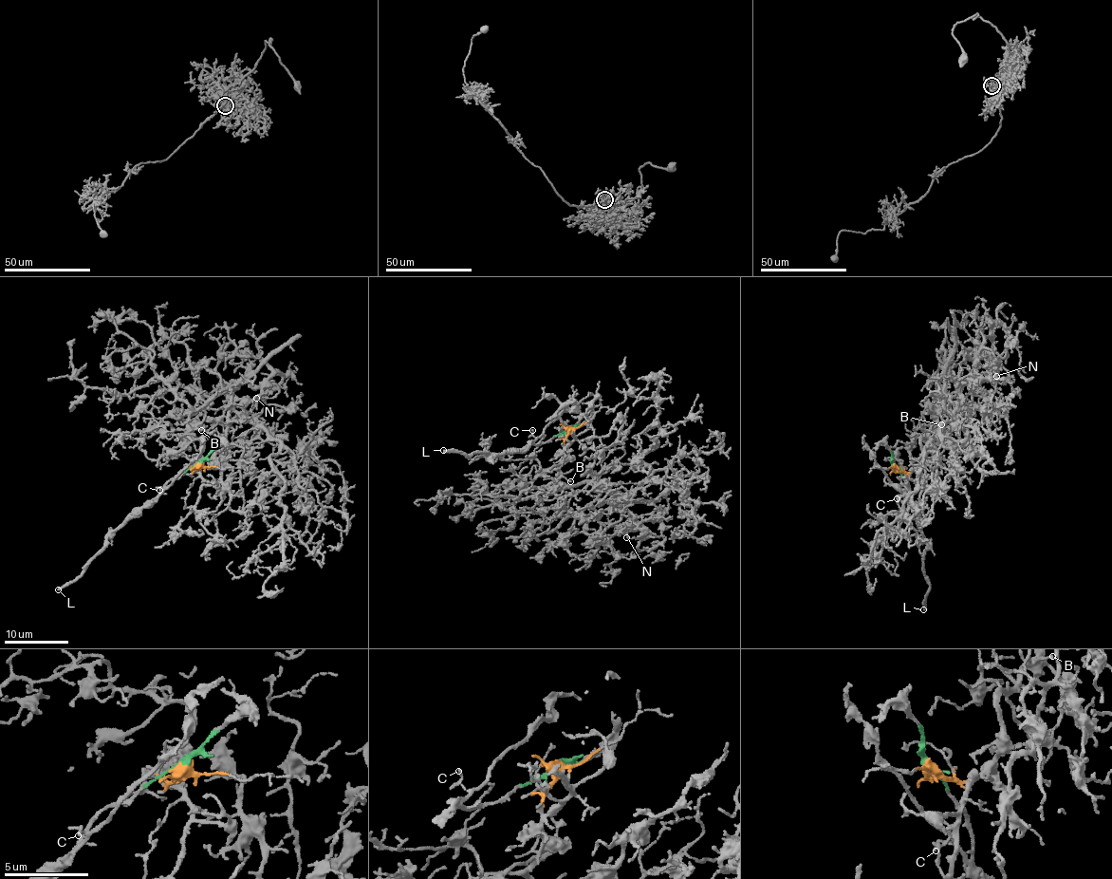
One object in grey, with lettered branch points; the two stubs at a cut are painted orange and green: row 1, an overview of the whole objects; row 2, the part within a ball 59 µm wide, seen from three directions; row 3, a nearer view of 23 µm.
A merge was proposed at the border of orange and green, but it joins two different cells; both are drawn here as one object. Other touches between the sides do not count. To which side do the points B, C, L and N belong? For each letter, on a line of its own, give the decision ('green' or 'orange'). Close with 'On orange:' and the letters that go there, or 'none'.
B: orange
C: green
L: green
N: orange
On orange: B, N

